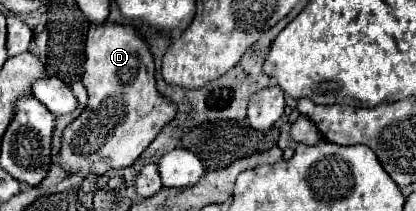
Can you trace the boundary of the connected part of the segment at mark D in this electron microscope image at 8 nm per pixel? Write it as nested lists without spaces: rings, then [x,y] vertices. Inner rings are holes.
[[[104,22],[100,26],[90,26],[88,40],[86,40],[86,60],[84,60],[84,74],[82,82],[88,92],[88,104],[82,110],[82,114],[64,128],[62,132],[62,144],[58,154],[58,164],[68,174],[104,174],[114,168],[126,168],[132,166],[132,162],[146,150],[146,146],[156,138],[156,134],[168,124],[176,110],[174,104],[162,98],[156,90],[154,80],[154,60],[152,54],[140,36],[136,36],[136,30],[122,24],[110,24]]]

